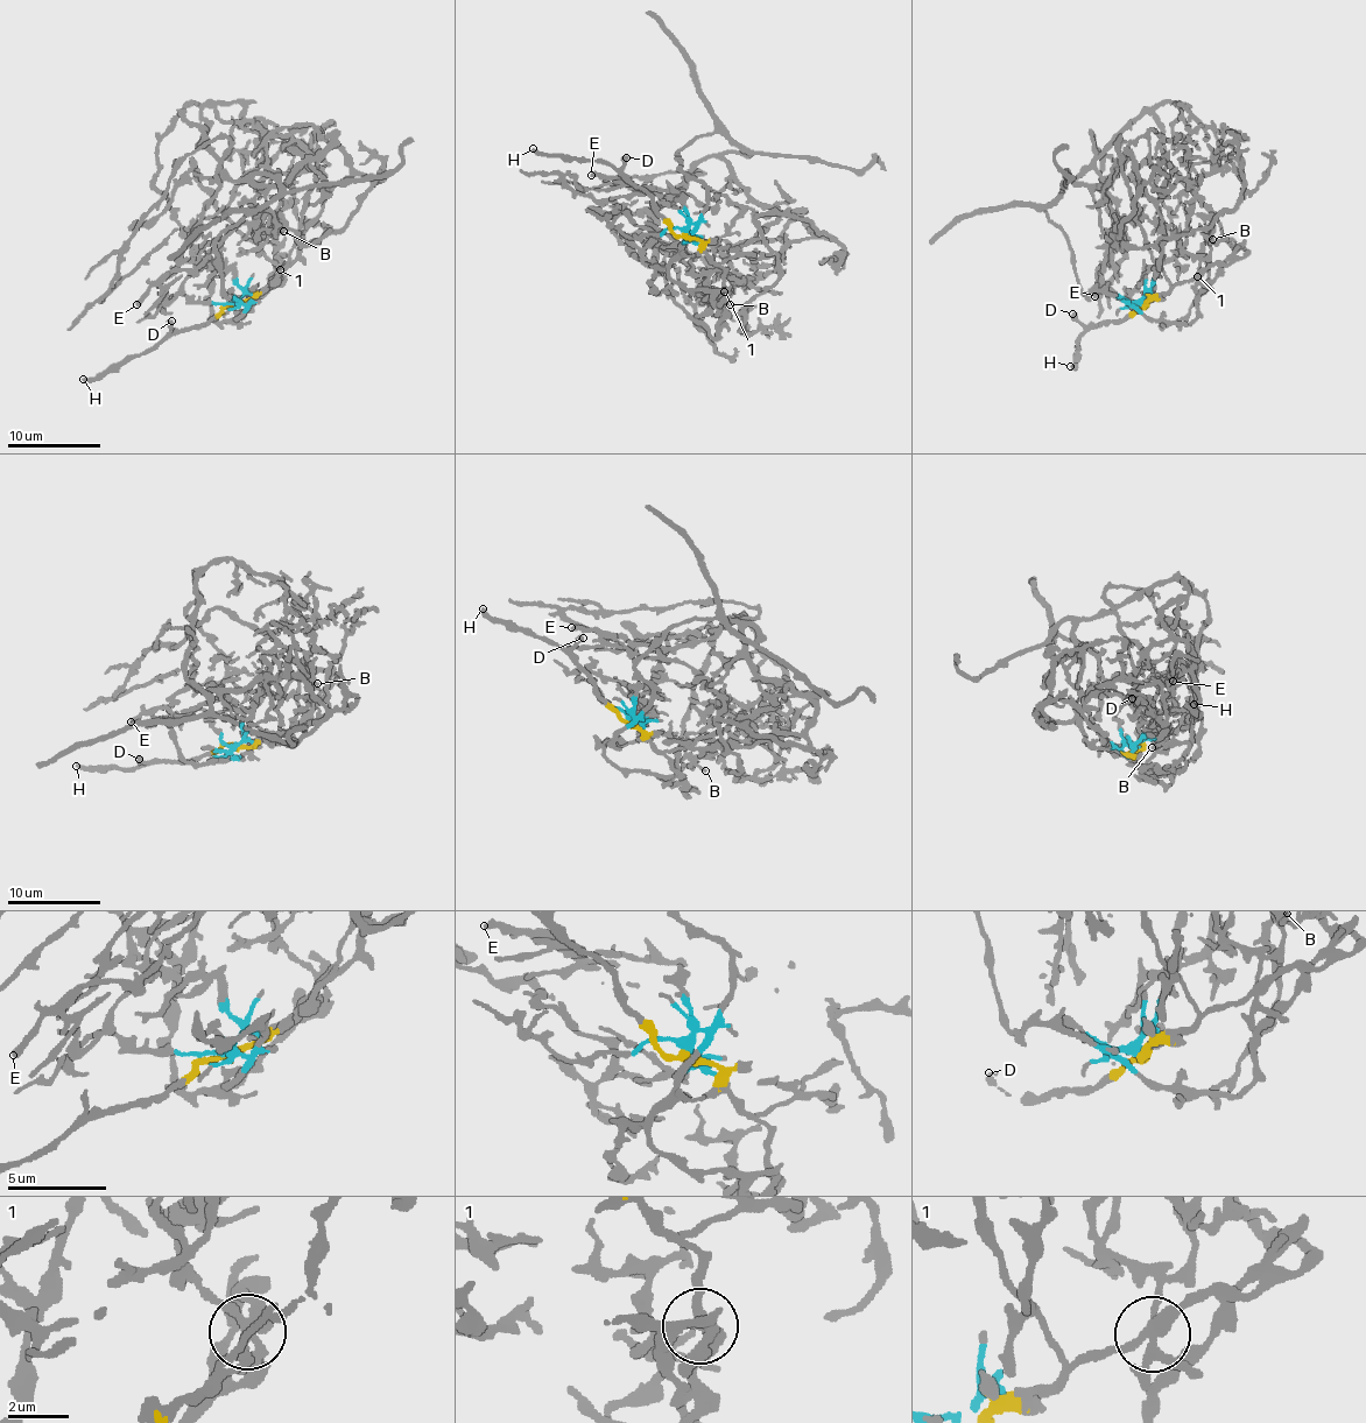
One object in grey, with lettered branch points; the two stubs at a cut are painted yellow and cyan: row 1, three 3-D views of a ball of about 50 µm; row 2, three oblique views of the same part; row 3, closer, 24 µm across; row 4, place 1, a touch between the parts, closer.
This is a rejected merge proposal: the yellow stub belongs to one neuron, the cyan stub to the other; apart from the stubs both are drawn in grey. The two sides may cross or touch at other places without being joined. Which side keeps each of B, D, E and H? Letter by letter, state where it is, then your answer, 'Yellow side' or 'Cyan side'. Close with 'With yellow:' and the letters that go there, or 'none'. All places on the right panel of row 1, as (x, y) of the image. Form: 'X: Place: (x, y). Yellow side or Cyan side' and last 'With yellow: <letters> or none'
B: Place: (1212, 239). Cyan side
D: Place: (1072, 314). Yellow side
E: Place: (1095, 296). Cyan side
H: Place: (1070, 366). Yellow side
With yellow: D, H

